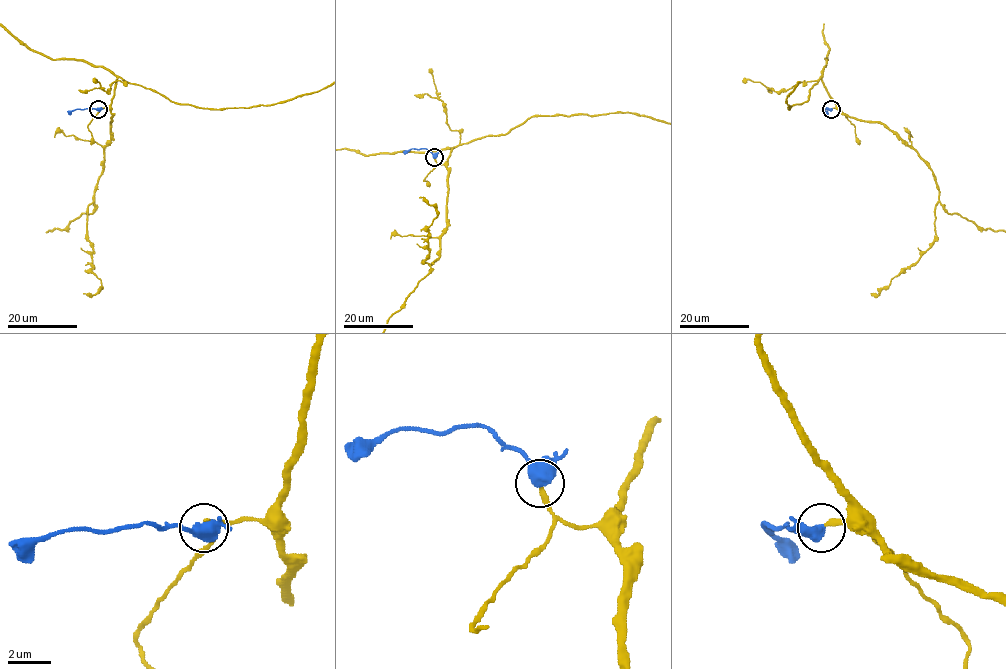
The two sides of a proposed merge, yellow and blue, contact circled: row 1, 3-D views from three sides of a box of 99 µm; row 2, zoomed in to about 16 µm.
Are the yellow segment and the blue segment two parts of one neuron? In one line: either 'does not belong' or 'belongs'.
belongs

